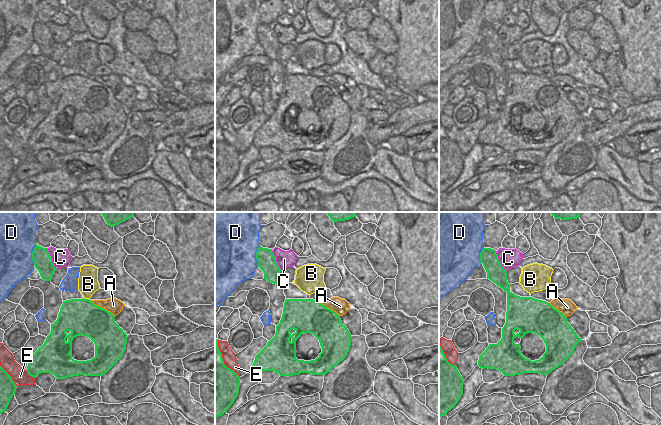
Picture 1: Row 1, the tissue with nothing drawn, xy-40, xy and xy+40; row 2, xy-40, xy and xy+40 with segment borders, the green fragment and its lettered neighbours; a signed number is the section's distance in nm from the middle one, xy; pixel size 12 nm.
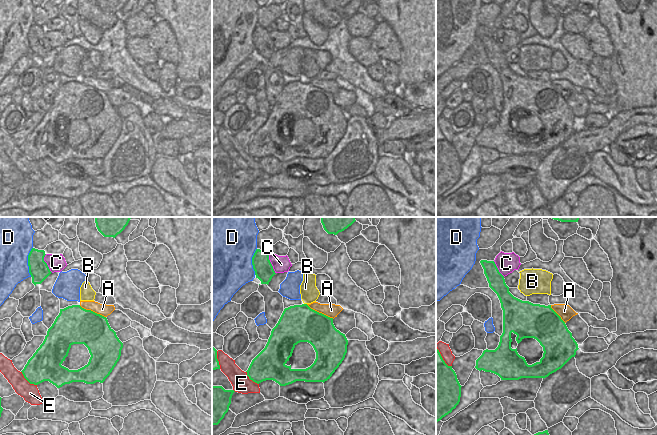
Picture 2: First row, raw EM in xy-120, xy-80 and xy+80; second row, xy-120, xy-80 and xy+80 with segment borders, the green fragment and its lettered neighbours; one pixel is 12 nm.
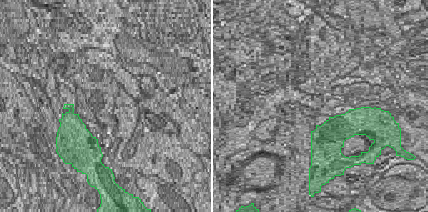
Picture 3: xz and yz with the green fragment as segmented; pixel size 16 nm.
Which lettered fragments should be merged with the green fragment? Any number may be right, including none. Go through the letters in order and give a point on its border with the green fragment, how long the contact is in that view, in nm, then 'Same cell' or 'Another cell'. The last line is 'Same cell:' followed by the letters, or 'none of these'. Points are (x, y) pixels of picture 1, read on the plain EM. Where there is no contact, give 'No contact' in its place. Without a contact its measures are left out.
A: Touches green at xy-40 (102, 84). Shared border 360 nm. Another cell
B: Touches green at xy-40 (86, 75). Shared border 70 nm. Another cell
C: Touches green at xy+40 (499, 37). Shared border 280 nm. Another cell
D: Touches green at xy-40 (32, 31). Shared border 260 nm. Another cell
E: Touches green at xy-40 (10, 152). Shared border 320 nm. Another cell
Same cell: none of these.

